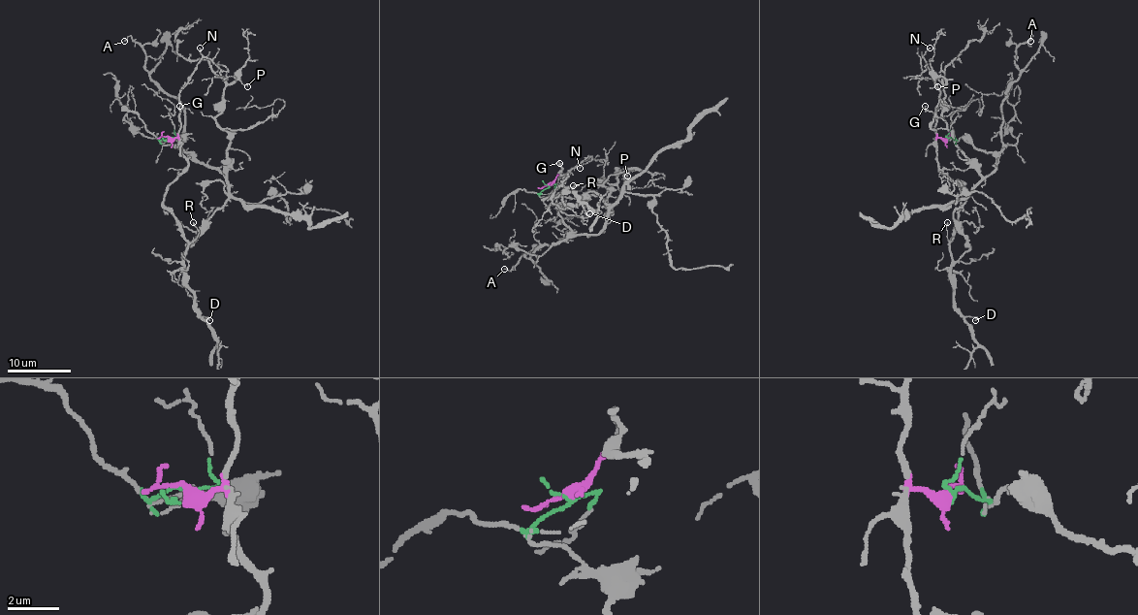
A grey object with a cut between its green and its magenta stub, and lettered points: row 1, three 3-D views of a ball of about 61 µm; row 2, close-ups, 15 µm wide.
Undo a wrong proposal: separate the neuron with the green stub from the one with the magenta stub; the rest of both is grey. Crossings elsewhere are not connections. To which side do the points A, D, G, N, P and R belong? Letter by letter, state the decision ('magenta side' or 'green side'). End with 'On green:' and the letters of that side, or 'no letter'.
A: green side
D: magenta side
G: magenta side
N: magenta side
P: green side
R: magenta side
On green: A, P

